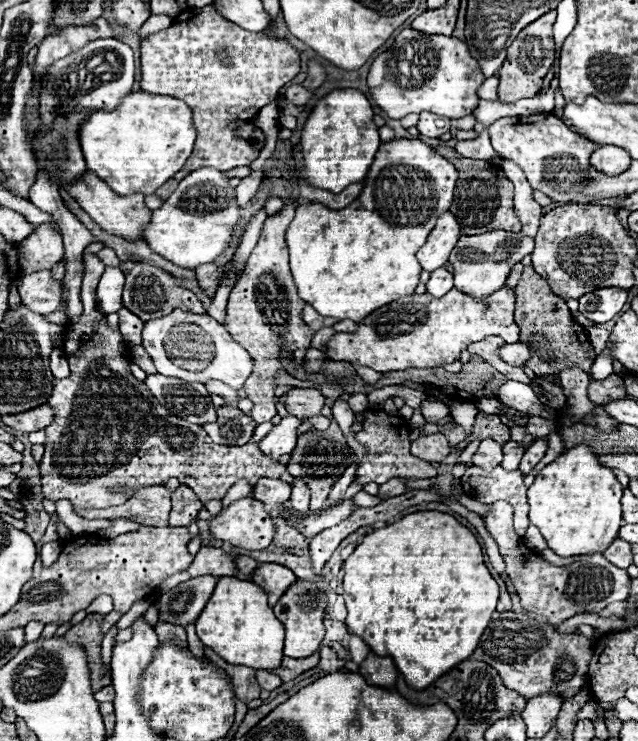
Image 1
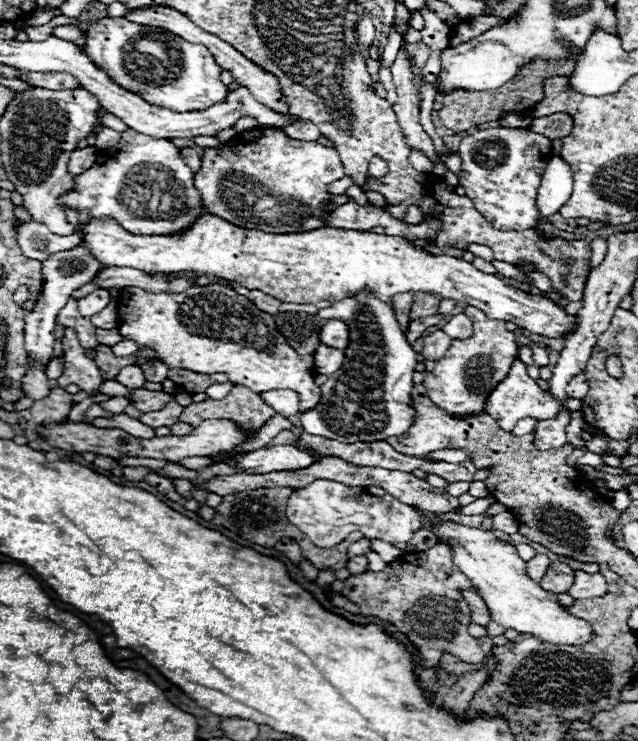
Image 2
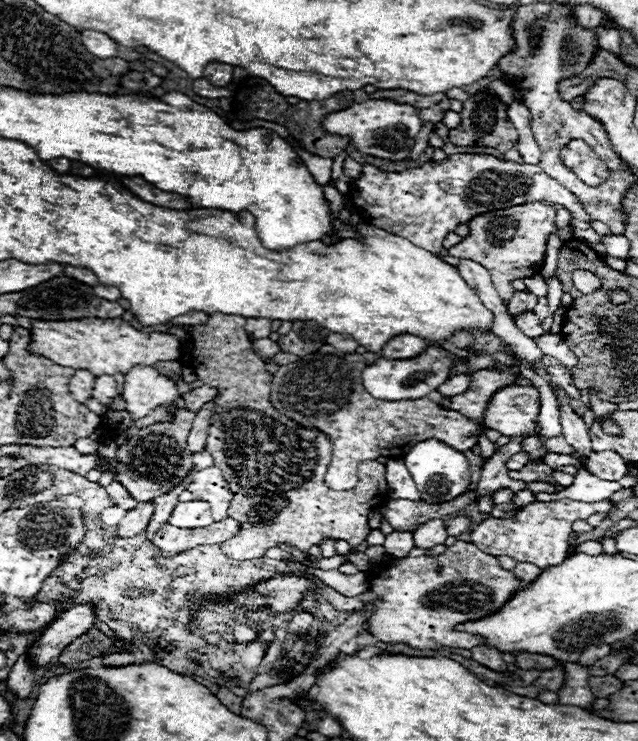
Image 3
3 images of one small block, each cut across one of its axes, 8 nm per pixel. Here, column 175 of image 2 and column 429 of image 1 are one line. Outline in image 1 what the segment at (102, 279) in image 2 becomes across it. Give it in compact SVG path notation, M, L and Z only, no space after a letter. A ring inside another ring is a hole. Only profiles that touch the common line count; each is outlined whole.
M444 268L432 272L432 276L430 276L428 284L426 284L428 294L432 294L432 296L436 296L436 298L444 296L452 286L454 286L454 284L452 284L452 274L450 274L448 270L444 270Z

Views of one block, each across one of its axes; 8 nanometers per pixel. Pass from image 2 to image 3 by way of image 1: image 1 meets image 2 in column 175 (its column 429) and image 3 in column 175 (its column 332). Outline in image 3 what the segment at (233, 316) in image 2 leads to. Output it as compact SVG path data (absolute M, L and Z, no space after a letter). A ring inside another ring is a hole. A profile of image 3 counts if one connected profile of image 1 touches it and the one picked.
M122 318L116 320L88 320L88 322L34 322L32 320L32 350L40 356L52 358L60 366L90 370L100 374L126 374L136 364L156 364L166 360L180 360L180 340L164 332L140 332Z

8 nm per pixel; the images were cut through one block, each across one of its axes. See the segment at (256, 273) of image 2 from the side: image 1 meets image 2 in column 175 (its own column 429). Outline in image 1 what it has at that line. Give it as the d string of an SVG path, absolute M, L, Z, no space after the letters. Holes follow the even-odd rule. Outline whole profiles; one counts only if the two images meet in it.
M444 212L438 218L434 230L430 232L426 244L416 252L416 258L422 264L422 268L428 272L442 268L448 262L448 256L460 236L462 232L460 232L460 224L456 222L456 216Z

